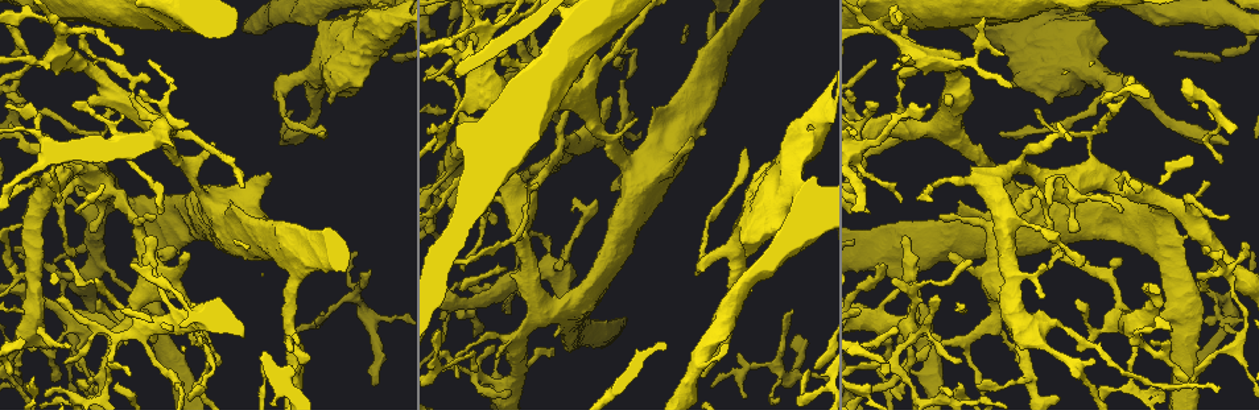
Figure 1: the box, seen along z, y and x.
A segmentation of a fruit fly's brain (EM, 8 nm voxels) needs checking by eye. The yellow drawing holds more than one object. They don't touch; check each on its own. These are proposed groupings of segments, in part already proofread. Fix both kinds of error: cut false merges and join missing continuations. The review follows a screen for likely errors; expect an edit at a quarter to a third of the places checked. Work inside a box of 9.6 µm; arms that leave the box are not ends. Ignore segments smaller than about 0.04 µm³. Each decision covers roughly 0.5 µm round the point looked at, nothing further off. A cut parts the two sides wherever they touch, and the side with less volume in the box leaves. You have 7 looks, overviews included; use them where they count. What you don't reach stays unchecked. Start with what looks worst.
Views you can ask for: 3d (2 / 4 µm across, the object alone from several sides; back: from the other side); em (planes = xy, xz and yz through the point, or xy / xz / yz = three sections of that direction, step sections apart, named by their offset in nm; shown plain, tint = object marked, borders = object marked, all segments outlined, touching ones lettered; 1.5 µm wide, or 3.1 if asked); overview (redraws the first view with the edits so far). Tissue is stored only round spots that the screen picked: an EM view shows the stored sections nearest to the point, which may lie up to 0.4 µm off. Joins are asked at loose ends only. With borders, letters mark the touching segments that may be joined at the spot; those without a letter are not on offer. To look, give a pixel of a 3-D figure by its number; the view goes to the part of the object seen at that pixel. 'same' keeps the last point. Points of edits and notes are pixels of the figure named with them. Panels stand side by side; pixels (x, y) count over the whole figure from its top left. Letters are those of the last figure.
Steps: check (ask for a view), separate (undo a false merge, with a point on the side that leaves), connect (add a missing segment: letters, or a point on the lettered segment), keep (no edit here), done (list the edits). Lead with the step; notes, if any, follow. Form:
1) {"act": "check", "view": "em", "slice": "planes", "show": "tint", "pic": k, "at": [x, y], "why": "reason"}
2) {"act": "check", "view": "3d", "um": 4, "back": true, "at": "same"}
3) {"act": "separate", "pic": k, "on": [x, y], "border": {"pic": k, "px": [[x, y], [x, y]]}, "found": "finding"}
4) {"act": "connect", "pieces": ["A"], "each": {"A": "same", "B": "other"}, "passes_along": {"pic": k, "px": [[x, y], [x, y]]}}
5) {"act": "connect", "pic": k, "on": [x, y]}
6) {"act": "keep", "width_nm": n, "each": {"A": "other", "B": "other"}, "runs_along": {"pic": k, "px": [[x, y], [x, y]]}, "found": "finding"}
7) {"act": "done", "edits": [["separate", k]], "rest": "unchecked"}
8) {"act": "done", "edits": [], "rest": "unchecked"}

{"act": "check", "view": "3d", "um": 2, "pic": 1, "at": [373, 386], "why": "an open end"}

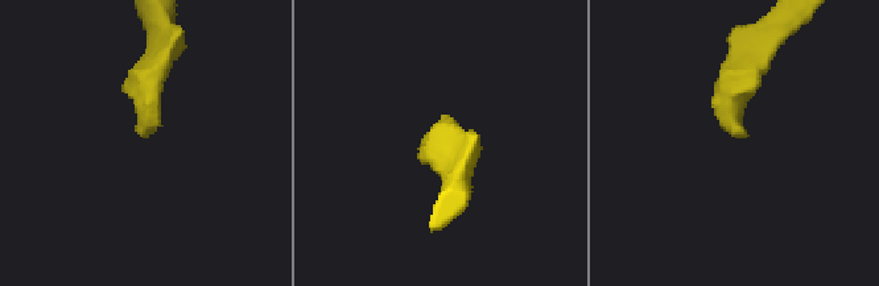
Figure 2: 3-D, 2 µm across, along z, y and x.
{"act": "check", "view": "em", "slice": "planes", "show": "borders", "pic": 2, "at": [142, 133], "why": "need the tissue"}

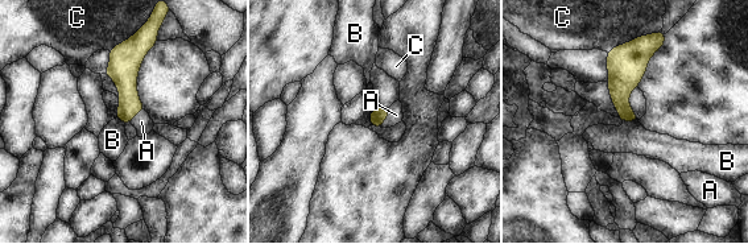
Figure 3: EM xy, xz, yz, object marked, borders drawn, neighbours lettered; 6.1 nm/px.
{"act": "connect", "pieces": ["A"], "each": {"A": "same", "B": "other", "C": "other"}, "passes_along": {"pic": 3, "px": [[377, 115], [387, 116], [396, 115]]}, "found": "the cell continues"}

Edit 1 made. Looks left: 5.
{"act": "check", "view": "3d", "um": 2, "pic": 1, "at": [906, 28], "why": "free end"}

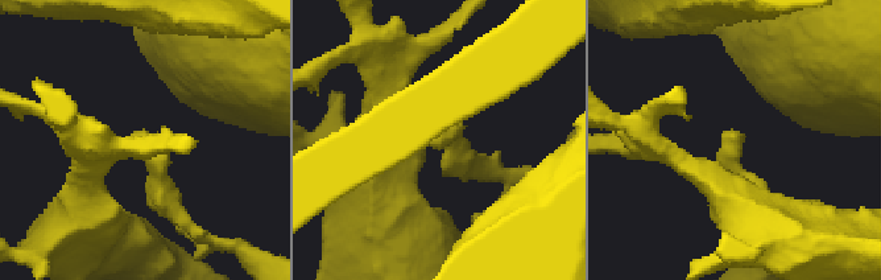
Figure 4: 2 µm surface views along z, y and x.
{"act": "check", "view": "em", "slice": "xz", "step": 4, "show": "borders", "pic": 4, "at": [434, 143], "why": "need the tissue"}

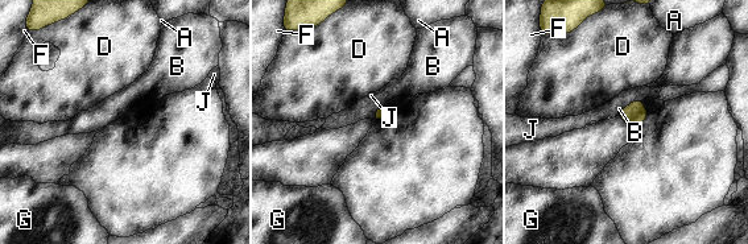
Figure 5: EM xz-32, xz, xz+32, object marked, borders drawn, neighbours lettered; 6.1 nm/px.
{"act": "check", "view": "em", "slice": "planes", "show": "borders", "at": "same", "why": "another direction"}

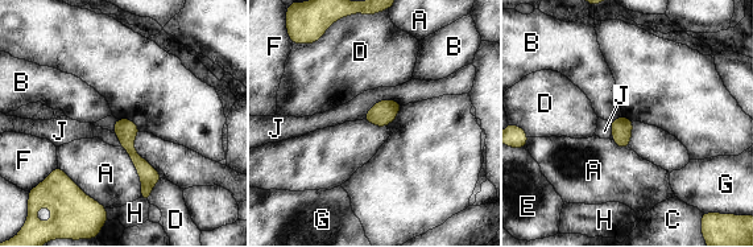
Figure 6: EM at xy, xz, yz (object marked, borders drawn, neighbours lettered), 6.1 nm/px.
{"act": "keep", "width_nm": 130, "each": {"A": "other", "B": "other", "C": "other", "D": "other", "E": "other", "F": "other", "G": "other", "H": "other", "J": "other"}, "border": {"pic": 6, "px": [[402, 105], [379, 101], [363, 118]]}, "found": "no lettered segment goes on from it"}

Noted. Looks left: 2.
{"act": "check", "view": "3d", "um": 2, "pic": 1, "at": [218, 364], "why": "tapers out"}

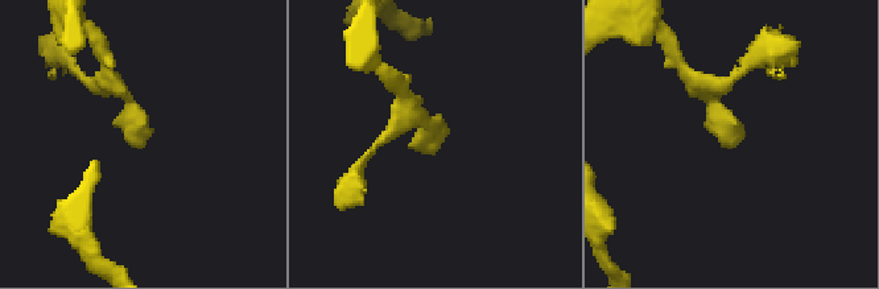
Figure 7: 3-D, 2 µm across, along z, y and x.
{"act": "check", "view": "em", "slice": "planes", "show": "borders", "pic": 7, "at": [435, 140]}

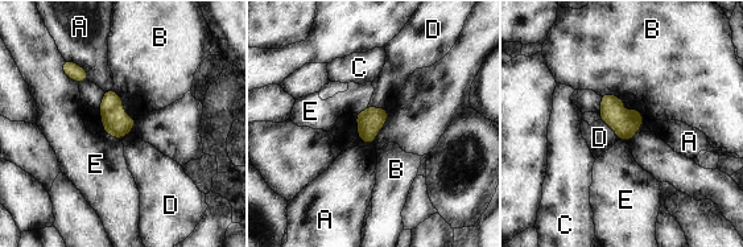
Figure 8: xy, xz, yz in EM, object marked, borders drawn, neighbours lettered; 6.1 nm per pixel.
{"act": "keep", "width_nm": 160, "each": {"A": "other", "B": "other", "C": "other", "D": "other", "E": "other"}, "border": {"pic": 8, "px": [[601, 119], [619, 139]]}, "found": "none of them fits"}

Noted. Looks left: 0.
{"act": "done", "edits": [["connect", 3]], "rest": "unchecked"}

